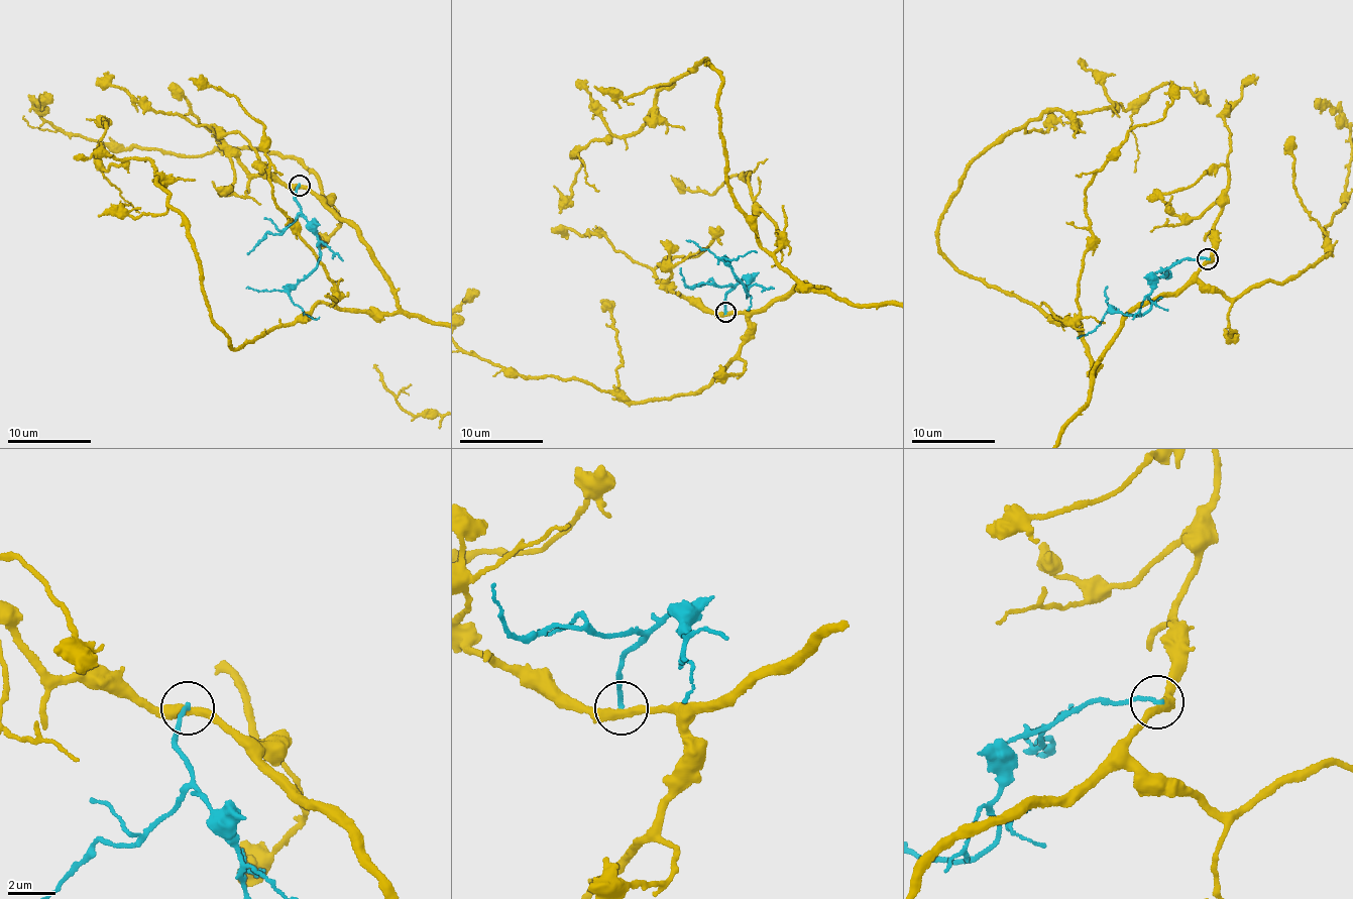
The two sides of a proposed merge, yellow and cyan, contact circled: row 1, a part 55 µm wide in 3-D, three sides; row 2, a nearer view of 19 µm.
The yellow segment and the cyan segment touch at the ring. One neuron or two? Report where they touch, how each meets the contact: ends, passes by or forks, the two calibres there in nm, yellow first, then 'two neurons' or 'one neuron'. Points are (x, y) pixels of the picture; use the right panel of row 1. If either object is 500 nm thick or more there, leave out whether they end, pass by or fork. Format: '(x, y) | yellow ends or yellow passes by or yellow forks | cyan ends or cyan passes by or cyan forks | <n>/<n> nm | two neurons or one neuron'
(1207, 259) | yellow passes by | cyan ends | 380/190 nm | two neurons

